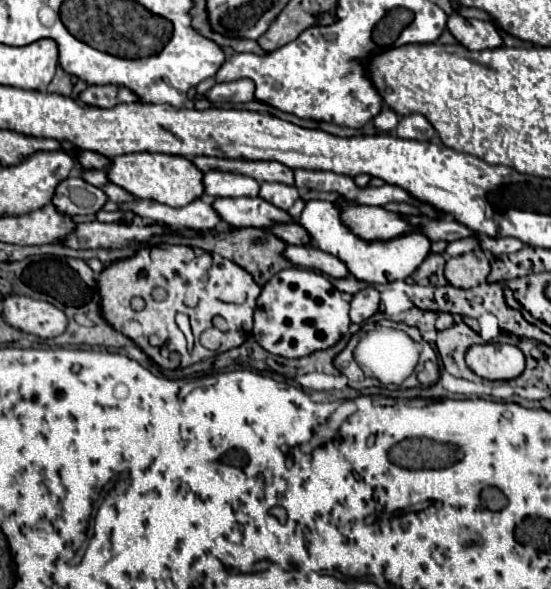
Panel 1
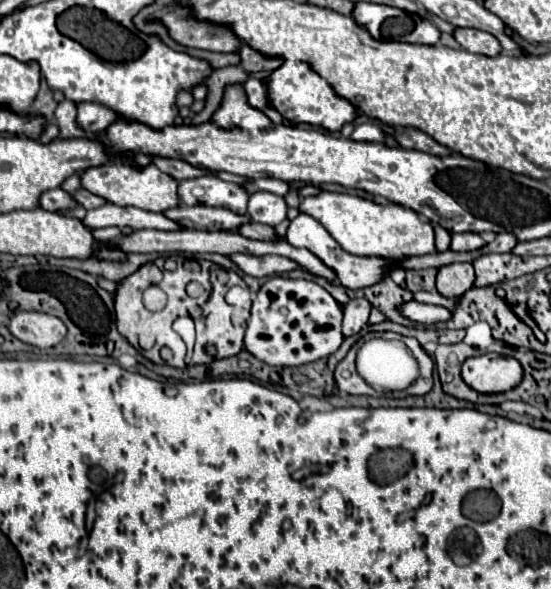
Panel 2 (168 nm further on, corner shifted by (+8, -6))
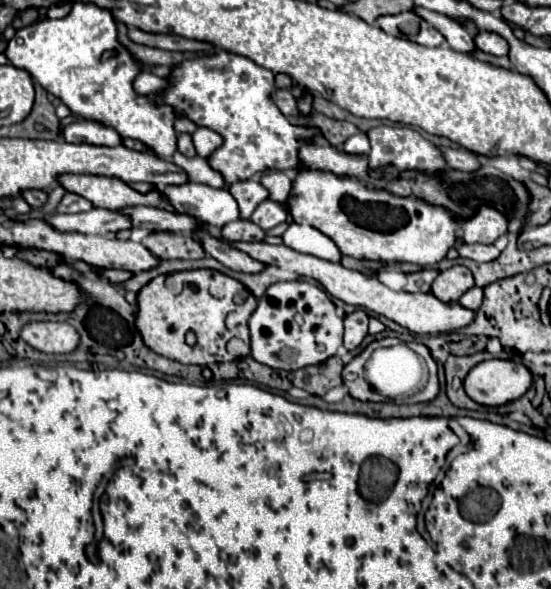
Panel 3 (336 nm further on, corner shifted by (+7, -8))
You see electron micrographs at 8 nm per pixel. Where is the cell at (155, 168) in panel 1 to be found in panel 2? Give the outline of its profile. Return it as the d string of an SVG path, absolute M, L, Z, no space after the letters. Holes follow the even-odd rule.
M111 162L107 166L87 168L81 174L81 186L85 190L89 190L91 194L101 196L115 206L135 206L135 208L149 210L149 212L163 212L163 210L179 204L177 182L171 176L167 176L165 172L161 172L155 164L137 168L127 162Z

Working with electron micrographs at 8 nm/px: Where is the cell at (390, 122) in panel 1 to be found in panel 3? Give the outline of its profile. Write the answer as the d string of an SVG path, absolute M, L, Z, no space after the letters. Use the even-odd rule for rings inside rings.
M364 132L350 136L344 144L344 152L348 152L348 154L368 154L368 136L364 136Z

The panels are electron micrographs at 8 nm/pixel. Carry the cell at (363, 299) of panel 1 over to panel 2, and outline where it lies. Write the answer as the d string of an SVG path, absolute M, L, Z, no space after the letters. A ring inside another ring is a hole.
M357 298L351 300L345 308L343 308L343 336L353 336L359 334L361 328L367 324L369 320L369 310L371 304L365 298Z

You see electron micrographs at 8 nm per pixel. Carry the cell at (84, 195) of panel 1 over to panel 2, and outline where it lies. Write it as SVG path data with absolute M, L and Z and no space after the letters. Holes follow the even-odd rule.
M55 188L55 190L47 190L47 192L41 194L39 206L41 206L43 210L49 210L49 212L59 212L59 210L77 206L77 202L75 202L65 190Z

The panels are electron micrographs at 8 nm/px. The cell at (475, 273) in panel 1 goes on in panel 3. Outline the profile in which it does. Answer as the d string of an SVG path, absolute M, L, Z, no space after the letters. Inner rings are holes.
M452 266L438 274L438 278L432 284L432 294L442 302L456 302L472 286L472 272L466 266Z

